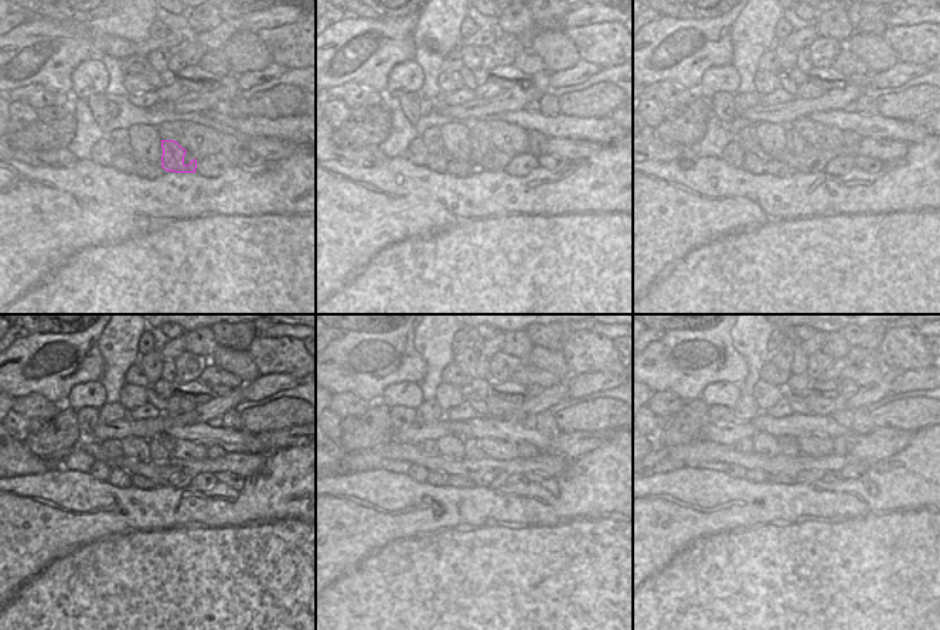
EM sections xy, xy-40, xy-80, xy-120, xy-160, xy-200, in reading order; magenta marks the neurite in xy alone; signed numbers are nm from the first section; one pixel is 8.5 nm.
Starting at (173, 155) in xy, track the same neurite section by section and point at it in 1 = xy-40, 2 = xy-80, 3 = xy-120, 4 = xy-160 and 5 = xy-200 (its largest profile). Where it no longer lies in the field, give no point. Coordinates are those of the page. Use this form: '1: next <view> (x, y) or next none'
1: next xy-40 (486, 146)
2: next xy-80 (793, 139)
3: next xy-120 (157, 453)
4: next xy-160 (472, 449)
5: next xy-200 (787, 443)

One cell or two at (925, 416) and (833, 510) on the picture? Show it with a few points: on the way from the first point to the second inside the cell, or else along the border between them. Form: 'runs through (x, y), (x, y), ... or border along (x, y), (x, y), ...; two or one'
border along (925, 426), (915, 432); two

